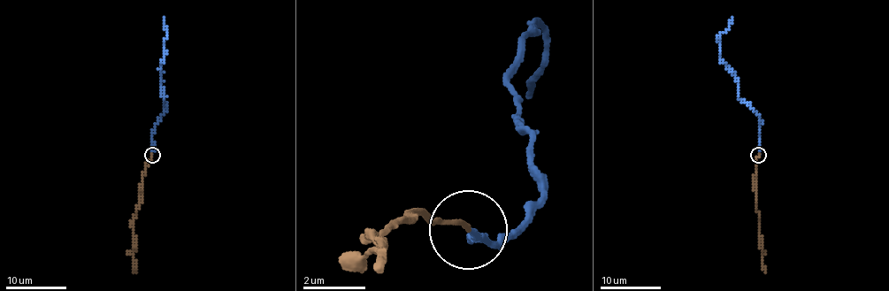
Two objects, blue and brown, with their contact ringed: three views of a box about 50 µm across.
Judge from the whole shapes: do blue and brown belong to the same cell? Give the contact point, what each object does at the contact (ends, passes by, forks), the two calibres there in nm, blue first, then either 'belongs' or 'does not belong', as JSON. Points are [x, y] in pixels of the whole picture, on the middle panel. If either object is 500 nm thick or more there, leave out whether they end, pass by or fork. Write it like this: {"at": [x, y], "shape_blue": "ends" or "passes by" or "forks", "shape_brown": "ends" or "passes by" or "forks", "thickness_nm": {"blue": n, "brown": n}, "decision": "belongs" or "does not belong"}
{"at": [468, 230], "shape_blue": "ends", "shape_brown": "ends", "thickness_nm": {"blue": 120, "brown": 130}, "decision": "belongs"}

